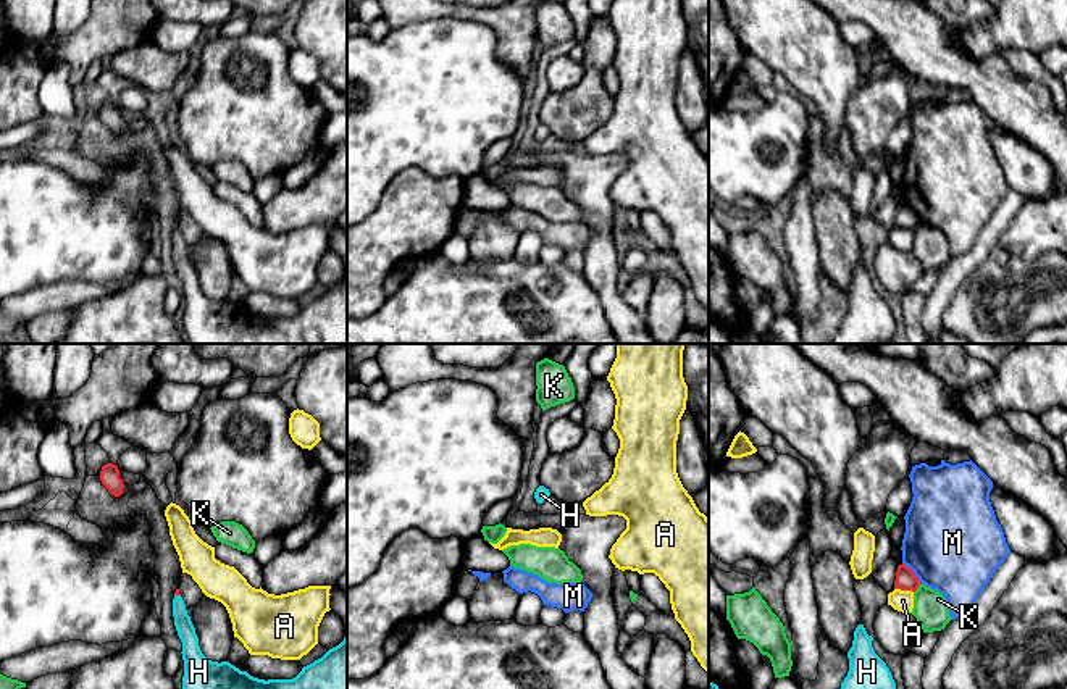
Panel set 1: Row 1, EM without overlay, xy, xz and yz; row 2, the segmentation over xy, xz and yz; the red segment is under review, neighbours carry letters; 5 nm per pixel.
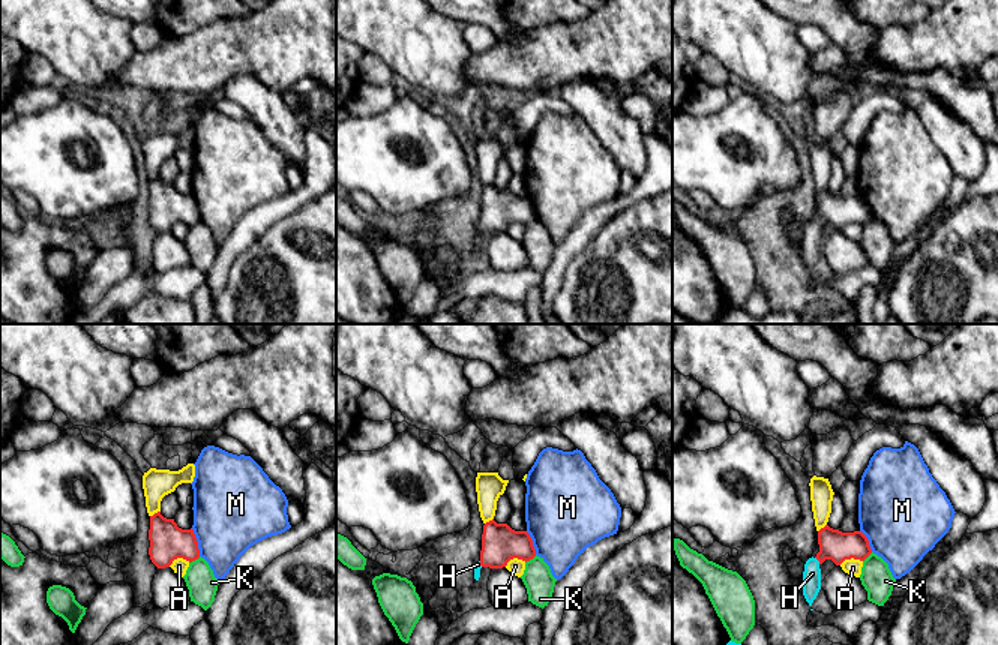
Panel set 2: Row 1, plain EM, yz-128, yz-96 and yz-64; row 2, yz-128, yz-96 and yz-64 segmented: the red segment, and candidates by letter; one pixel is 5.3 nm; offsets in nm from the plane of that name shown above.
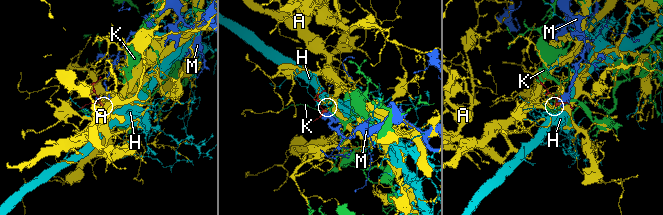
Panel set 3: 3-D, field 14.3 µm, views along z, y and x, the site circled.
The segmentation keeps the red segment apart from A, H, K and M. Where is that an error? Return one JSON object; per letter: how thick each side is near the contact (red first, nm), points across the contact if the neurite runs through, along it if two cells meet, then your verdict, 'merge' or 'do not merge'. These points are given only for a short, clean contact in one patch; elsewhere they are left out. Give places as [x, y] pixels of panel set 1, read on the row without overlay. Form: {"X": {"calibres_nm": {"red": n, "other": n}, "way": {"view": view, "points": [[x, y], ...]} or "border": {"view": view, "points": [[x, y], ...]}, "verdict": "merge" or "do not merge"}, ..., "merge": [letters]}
{"A": {"calibres_nm": {"red": 100, "other": 110}, "verdict": "do not merge"}, "H": {"calibres_nm": {"red": 20, "other": 90}, "way": {"view": "xy", "points": [[176, 231], [178, 233], [178, 249], [186, 270]]}, "verdict": "merge"}, "K": {"calibres_nm": {"red": 100, "other": 170}, "border": {"view": "yz", "points": [[920, 221], [914, 231]]}, "verdict": "do not merge"}, "M": {"calibres_nm": {"red": 100, "other": 480}, "verdict": "do not merge"}, "merge": ["H"]}

